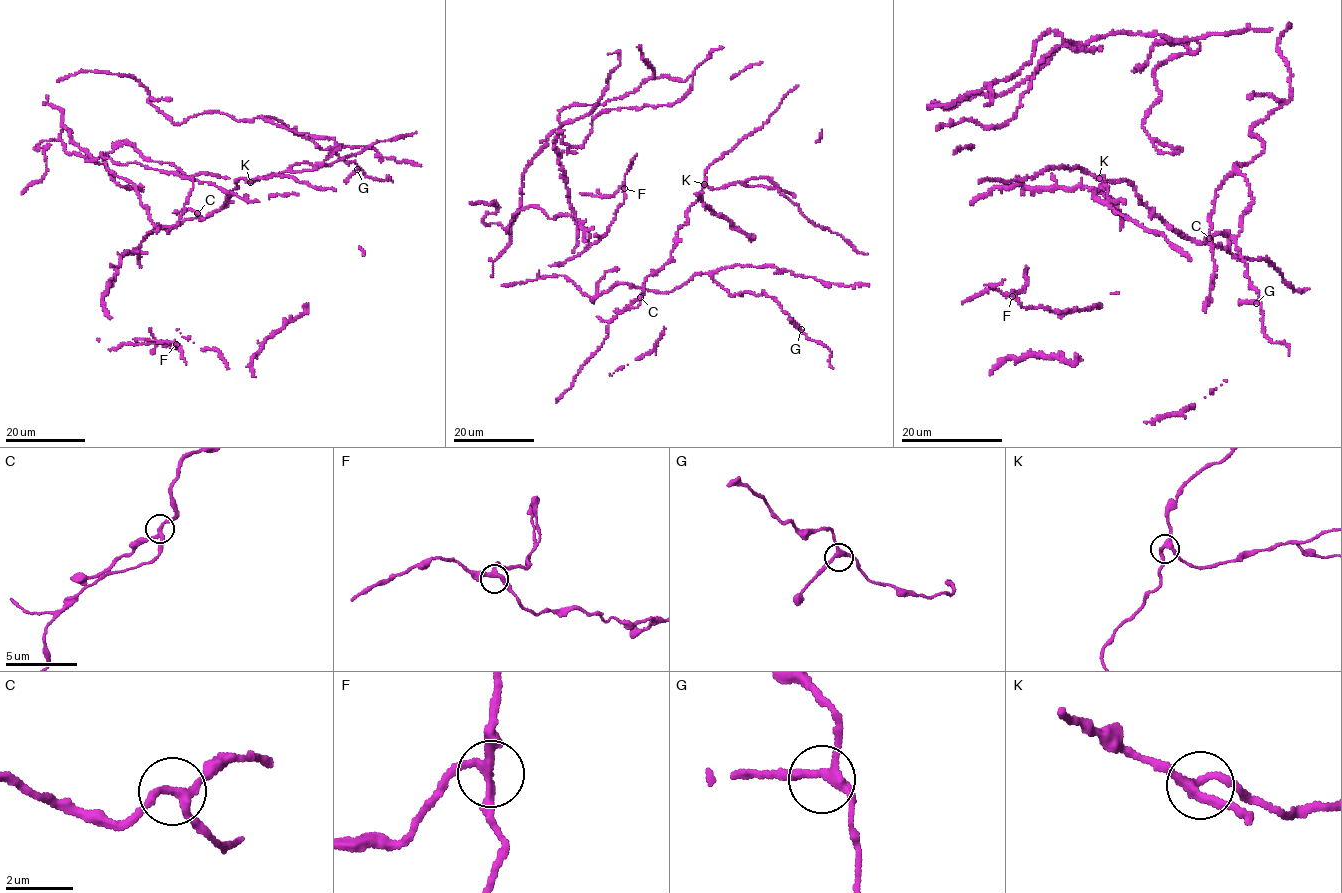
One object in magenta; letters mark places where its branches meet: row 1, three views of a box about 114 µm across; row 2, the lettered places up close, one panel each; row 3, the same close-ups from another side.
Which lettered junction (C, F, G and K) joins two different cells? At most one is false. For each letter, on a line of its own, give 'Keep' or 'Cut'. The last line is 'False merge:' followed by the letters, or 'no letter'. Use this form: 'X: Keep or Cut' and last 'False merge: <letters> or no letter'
C: Keep
F: Keep
G: Keep
K: Keep
False merge: no letter

